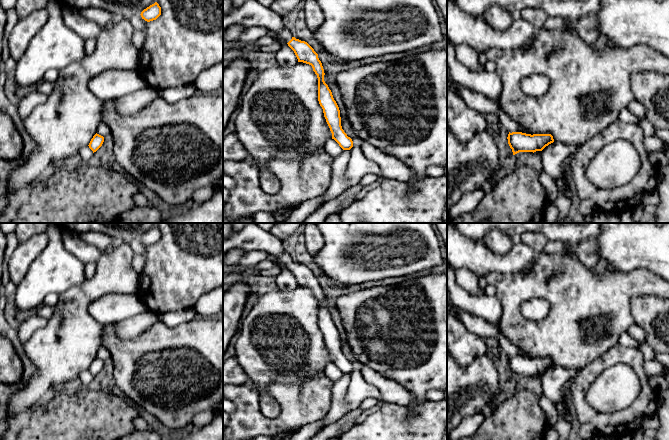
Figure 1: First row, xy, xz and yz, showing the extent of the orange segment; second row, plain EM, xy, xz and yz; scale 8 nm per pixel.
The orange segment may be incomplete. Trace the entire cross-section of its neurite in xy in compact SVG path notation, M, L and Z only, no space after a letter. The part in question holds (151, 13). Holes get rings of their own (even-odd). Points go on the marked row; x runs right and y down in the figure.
M157 2L150 5L141 12L141 17L147 22L156 20L161 15L161 7Z

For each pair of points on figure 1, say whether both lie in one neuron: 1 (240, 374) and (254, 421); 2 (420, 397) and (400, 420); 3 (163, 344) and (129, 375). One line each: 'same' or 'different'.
1: different
2: different
3: same

